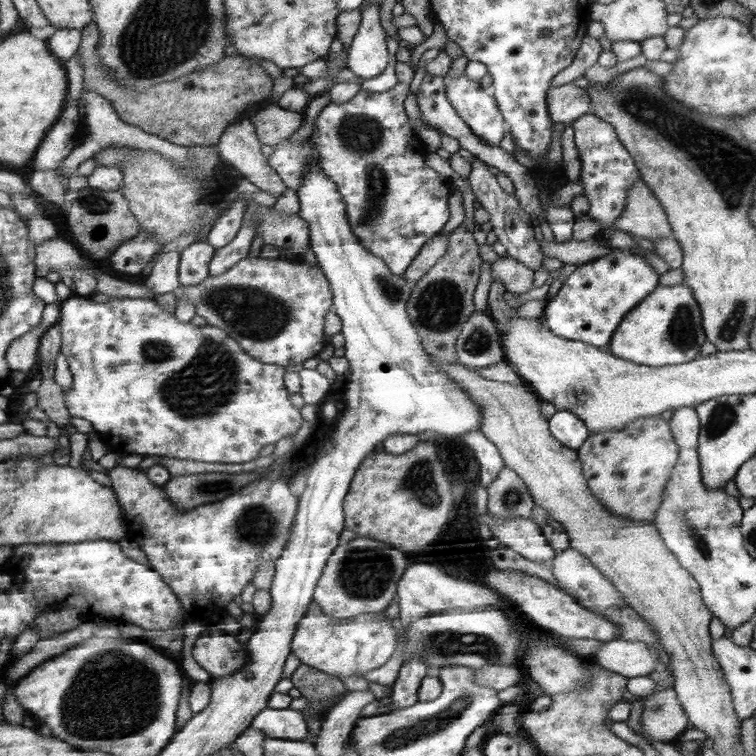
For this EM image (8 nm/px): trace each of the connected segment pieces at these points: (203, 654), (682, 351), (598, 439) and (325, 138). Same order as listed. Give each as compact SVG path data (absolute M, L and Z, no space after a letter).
M200 636L194 642L192 656L214 681L244 668L249 649L246 643L238 644L234 636Z
M684 284L662 285L624 318L613 334L608 349L618 358L640 365L672 366L696 360L707 340L701 307L692 287Z
M659 415L640 418L626 429L590 433L588 441L577 454L590 490L597 495L606 510L618 518L653 523L661 508L673 466L681 456L681 446L674 440L671 429L669 422Z
M410 83L395 84L382 93L370 93L360 89L348 102L326 105L316 120L310 135L317 144L323 171L337 184L348 207L349 222L353 233L373 255L378 255L395 275L404 276L410 264L417 258L422 245L438 236L450 218L448 194L452 182L426 166L424 146L416 142L408 122L404 100L410 92Z

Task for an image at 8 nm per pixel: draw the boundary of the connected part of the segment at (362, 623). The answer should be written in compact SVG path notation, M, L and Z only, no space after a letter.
M312 598L304 618L297 626L291 650L301 664L315 668L334 678L344 676L363 677L366 672L386 664L396 652L397 626L380 613L362 613L346 620L335 619L322 612L321 606Z

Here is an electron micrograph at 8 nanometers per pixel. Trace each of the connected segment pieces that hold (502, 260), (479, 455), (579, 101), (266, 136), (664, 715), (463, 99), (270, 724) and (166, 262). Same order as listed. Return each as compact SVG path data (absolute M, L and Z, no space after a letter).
M506 254L490 263L493 280L499 280L508 293L522 294L532 288L534 271Z
M471 430L461 436L464 436L464 442L472 448L480 465L479 484L487 489L505 467L500 452L492 442L486 439L481 430Z
M571 82L562 86L550 87L547 94L549 114L553 124L571 124L584 117L591 110L591 98L584 88Z
M269 104L258 111L250 122L257 129L257 137L261 144L277 145L286 141L293 132L302 125L302 113L298 110L288 110L278 104Z
M666 688L644 697L643 731L656 741L677 744L687 730L689 718L677 699L674 688Z
M448 73L444 75L446 83L446 94L447 97L451 100L452 106L457 110L458 116L464 120L464 122L485 142L490 143L491 145L499 145L504 134L506 134L507 124L504 119L504 115L501 113L500 107L497 105L497 99L493 98L493 95L490 90L485 90L480 86L479 82L474 82L470 80L465 73L462 77L452 77L450 79Z
M266 707L257 714L249 728L263 730L265 736L270 738L310 742L306 721L303 711L290 708L274 710Z
M176 251L159 254L144 286L156 294L176 292L181 287L178 270L179 258L180 252Z

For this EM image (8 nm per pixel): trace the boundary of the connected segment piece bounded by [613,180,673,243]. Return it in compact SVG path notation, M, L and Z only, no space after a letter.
M642 180L629 191L625 212L613 228L653 243L673 236L665 210Z

